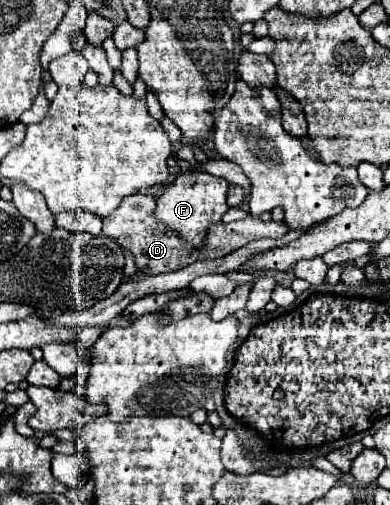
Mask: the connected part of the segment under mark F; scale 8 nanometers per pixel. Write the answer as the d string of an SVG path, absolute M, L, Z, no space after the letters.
M179 172L173 182L165 184L163 194L157 196L155 218L177 232L181 240L191 242L195 250L201 250L207 244L207 228L211 224L219 224L223 214L229 210L227 192L229 182L225 178L217 178L207 172Z

